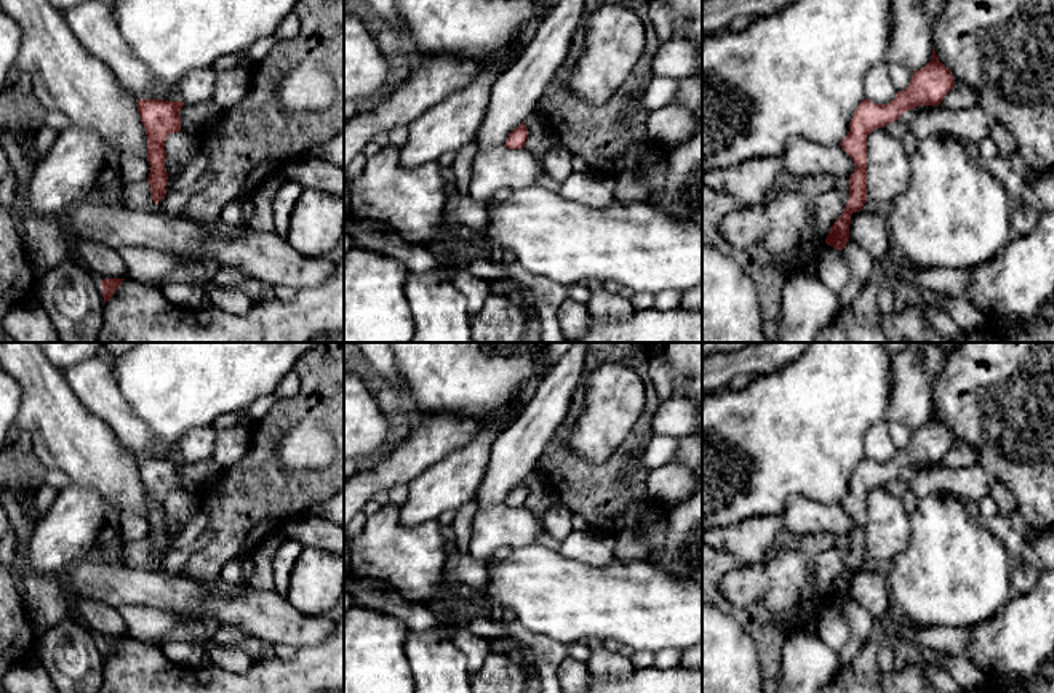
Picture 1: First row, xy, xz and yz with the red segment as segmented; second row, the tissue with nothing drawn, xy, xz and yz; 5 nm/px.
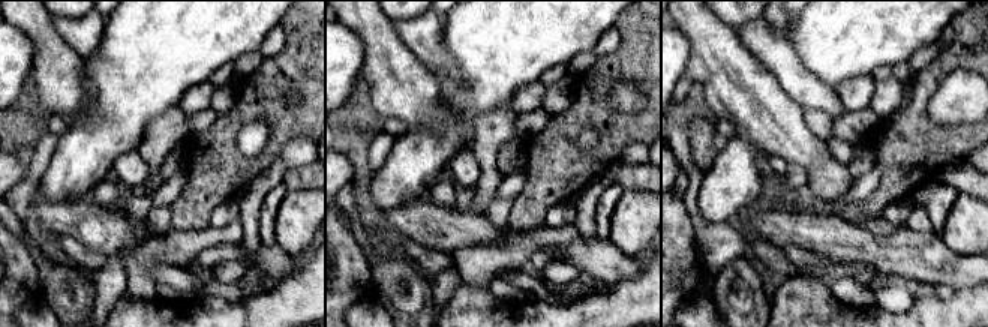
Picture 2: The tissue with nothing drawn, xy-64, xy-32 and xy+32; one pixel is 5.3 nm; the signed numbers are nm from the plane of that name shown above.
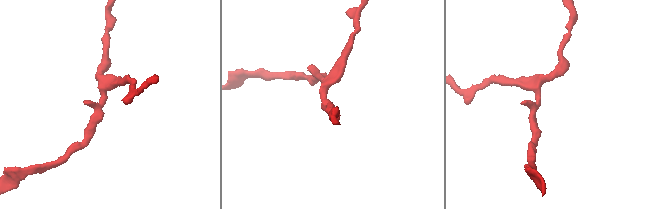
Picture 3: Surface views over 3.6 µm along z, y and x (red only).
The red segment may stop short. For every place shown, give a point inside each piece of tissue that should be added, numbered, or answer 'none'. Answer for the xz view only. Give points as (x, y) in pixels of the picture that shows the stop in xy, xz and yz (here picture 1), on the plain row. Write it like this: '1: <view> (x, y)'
none

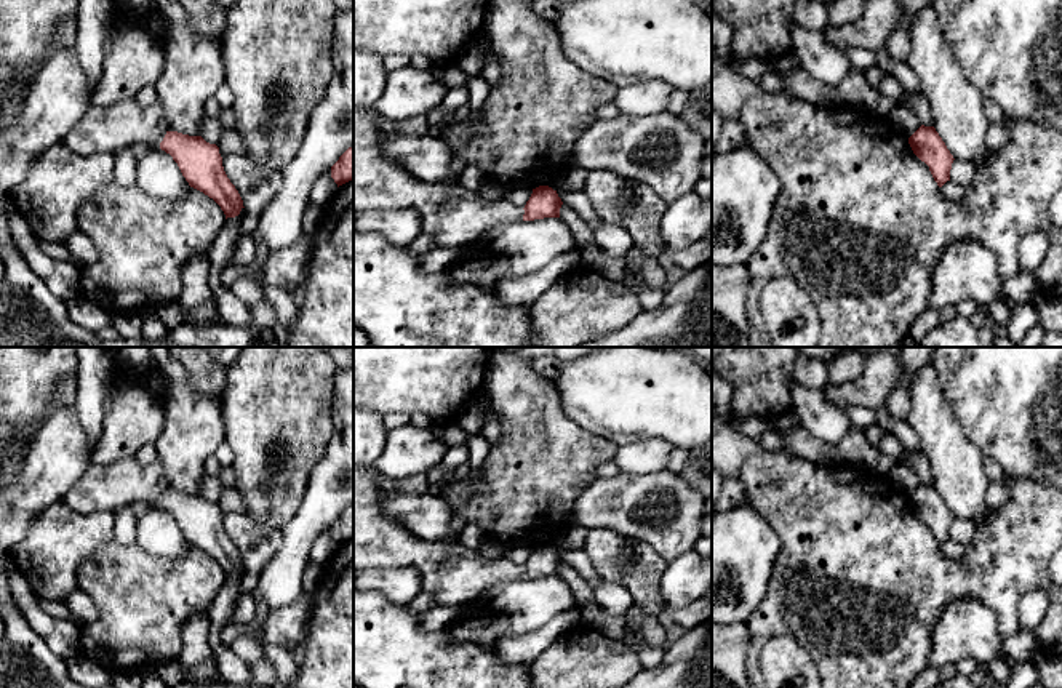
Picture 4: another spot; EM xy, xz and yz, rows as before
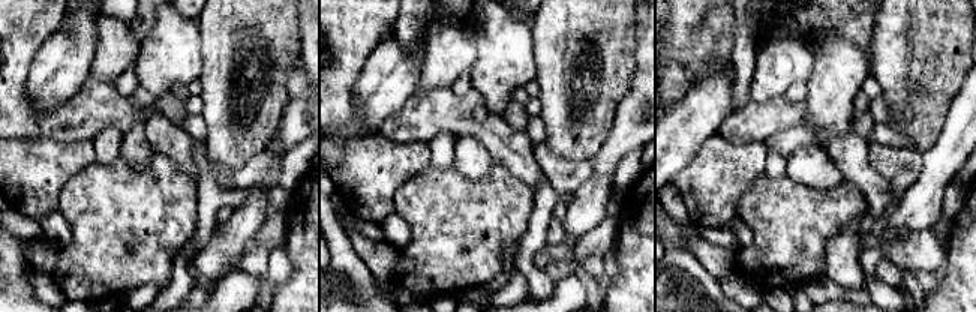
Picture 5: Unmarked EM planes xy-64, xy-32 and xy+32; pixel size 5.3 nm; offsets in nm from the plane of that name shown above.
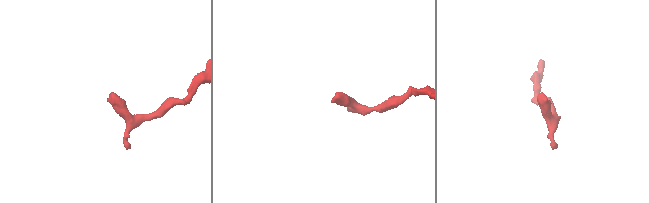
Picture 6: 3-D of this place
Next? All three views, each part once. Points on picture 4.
1: xy (104, 487)

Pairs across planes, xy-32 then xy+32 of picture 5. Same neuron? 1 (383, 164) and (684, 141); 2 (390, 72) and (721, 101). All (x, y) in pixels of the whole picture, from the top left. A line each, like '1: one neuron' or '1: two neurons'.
1: two neurons
2: one neuron

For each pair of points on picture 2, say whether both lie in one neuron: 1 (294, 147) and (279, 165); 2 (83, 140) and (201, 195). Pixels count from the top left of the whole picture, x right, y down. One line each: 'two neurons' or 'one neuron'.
1: one neuron
2: two neurons

